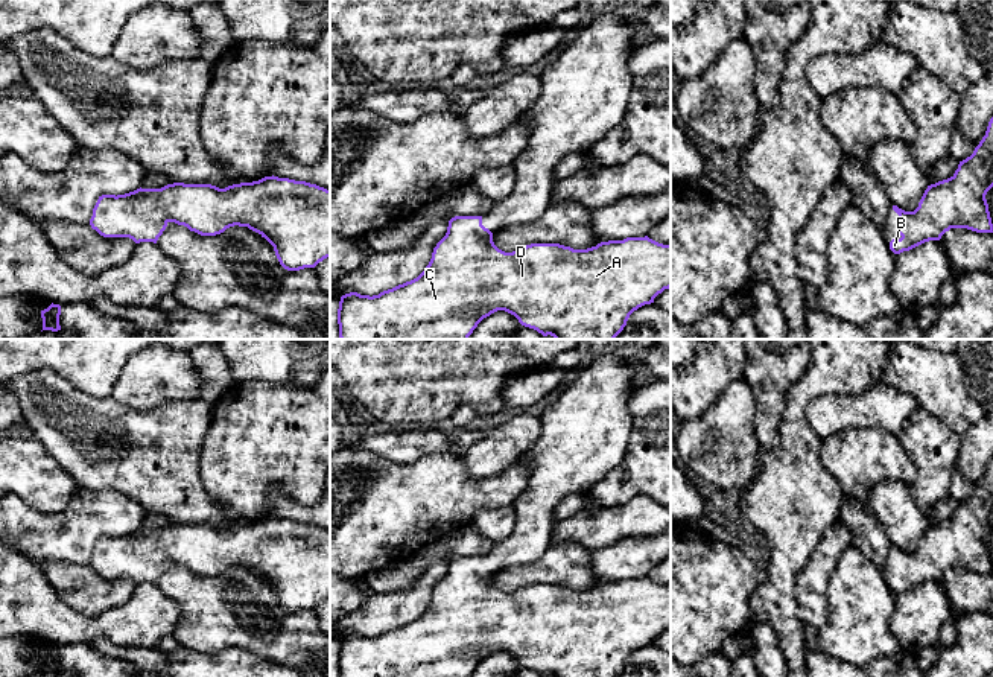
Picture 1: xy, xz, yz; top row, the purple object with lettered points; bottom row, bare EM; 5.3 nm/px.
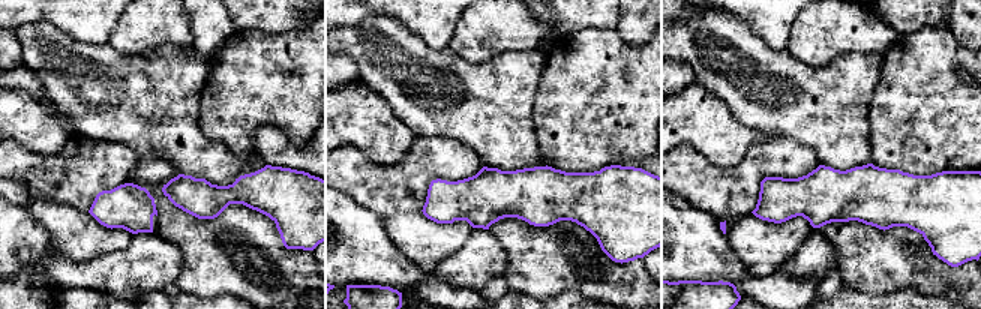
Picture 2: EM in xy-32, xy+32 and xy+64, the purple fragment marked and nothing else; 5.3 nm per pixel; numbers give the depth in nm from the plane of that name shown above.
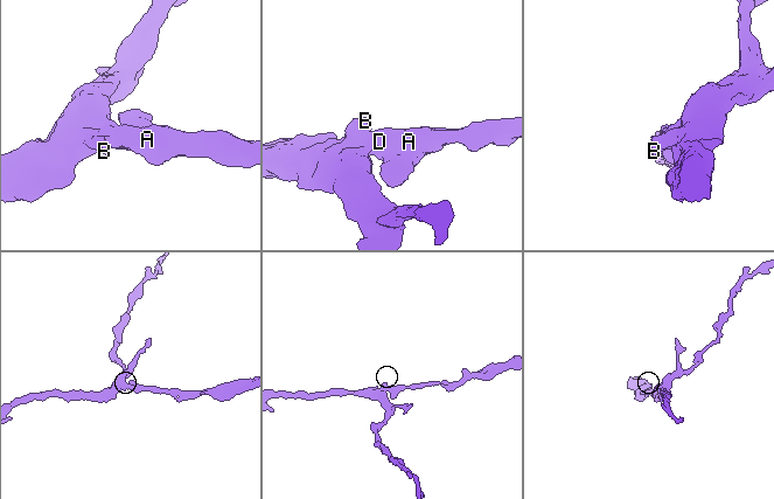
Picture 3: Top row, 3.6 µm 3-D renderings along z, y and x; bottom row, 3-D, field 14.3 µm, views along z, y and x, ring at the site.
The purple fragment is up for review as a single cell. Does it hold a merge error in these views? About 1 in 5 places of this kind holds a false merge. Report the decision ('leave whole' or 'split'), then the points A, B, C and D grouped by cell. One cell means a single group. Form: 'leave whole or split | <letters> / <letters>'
leave whole | A B C D

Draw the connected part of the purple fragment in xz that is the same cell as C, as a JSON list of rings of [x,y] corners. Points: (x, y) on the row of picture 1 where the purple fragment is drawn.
[[[455,216],[449,221],[446,236],[436,243],[432,259],[426,269],[414,280],[383,291],[379,295],[360,295],[350,292],[341,297],[338,309],[338,324],[341,339],[468,339],[477,324],[497,310],[514,315],[525,327],[534,329],[543,336],[555,339],[614,339],[627,326],[630,315],[645,304],[654,303],[654,298],[671,288],[671,243],[658,243],[648,236],[627,237],[623,240],[601,242],[587,250],[573,250],[560,243],[531,243],[520,246],[512,253],[499,250],[493,242],[493,233],[482,225],[482,216]]]

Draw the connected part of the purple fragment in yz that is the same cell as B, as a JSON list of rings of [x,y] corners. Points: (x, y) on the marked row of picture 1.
[[[993,117],[973,154],[960,161],[955,173],[928,186],[918,207],[905,211],[897,205],[900,239],[890,242],[894,254],[909,251],[925,242],[940,240],[950,228],[993,233],[985,199],[993,187]]]

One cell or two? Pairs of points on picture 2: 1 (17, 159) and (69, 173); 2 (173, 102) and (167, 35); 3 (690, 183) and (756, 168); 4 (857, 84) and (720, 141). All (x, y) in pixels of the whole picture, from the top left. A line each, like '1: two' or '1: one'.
1: one
2: two
3: one
4: two

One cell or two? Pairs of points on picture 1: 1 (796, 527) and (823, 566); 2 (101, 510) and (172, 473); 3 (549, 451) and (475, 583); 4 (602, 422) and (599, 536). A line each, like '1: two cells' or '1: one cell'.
1: two cells
2: two cells
3: one cell
4: two cells

